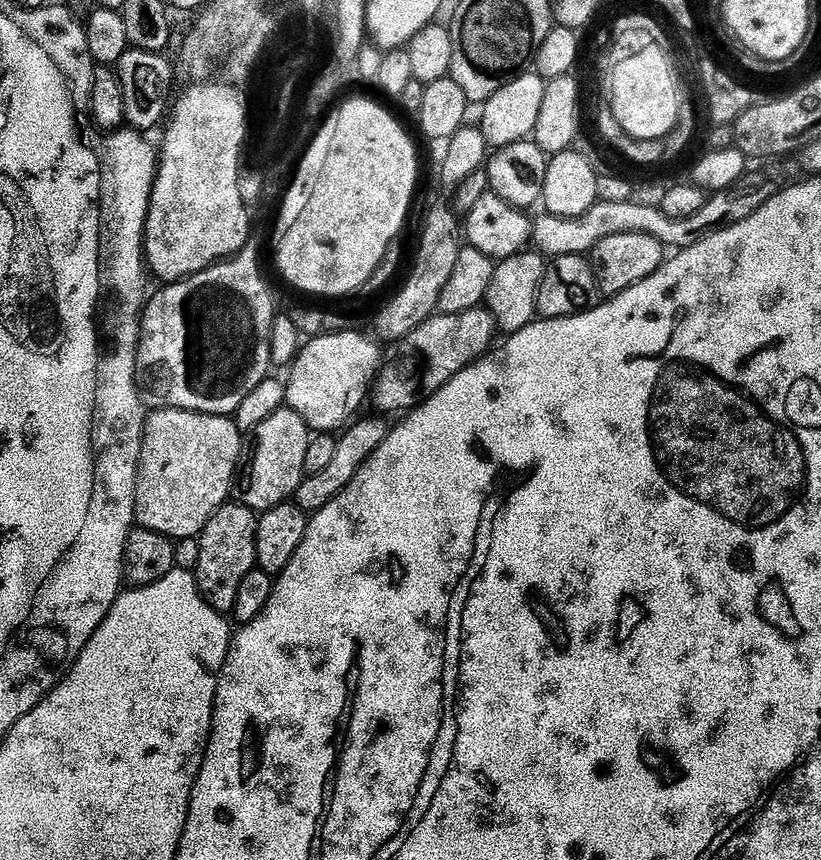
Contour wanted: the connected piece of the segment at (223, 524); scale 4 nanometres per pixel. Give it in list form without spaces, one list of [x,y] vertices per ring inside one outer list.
[[[229,502],[212,515],[210,522],[198,537],[198,566],[195,570],[196,585],[200,593],[214,611],[221,614],[231,613],[234,602],[238,602],[238,586],[242,578],[256,567],[256,535],[258,516],[242,502]]]

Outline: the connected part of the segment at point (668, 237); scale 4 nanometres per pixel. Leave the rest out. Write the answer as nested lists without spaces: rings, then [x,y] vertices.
[[[597,201],[586,214],[578,216],[549,216],[542,214],[532,224],[530,237],[533,247],[548,258],[565,256],[566,254],[585,255],[591,253],[593,246],[613,234],[642,232],[658,238],[665,247],[679,250],[688,248],[695,243],[700,235],[711,231],[715,226],[715,216],[720,209],[718,206],[705,203],[705,206],[696,215],[688,219],[676,220],[666,218],[659,207],[644,206],[629,201],[624,203]]]

